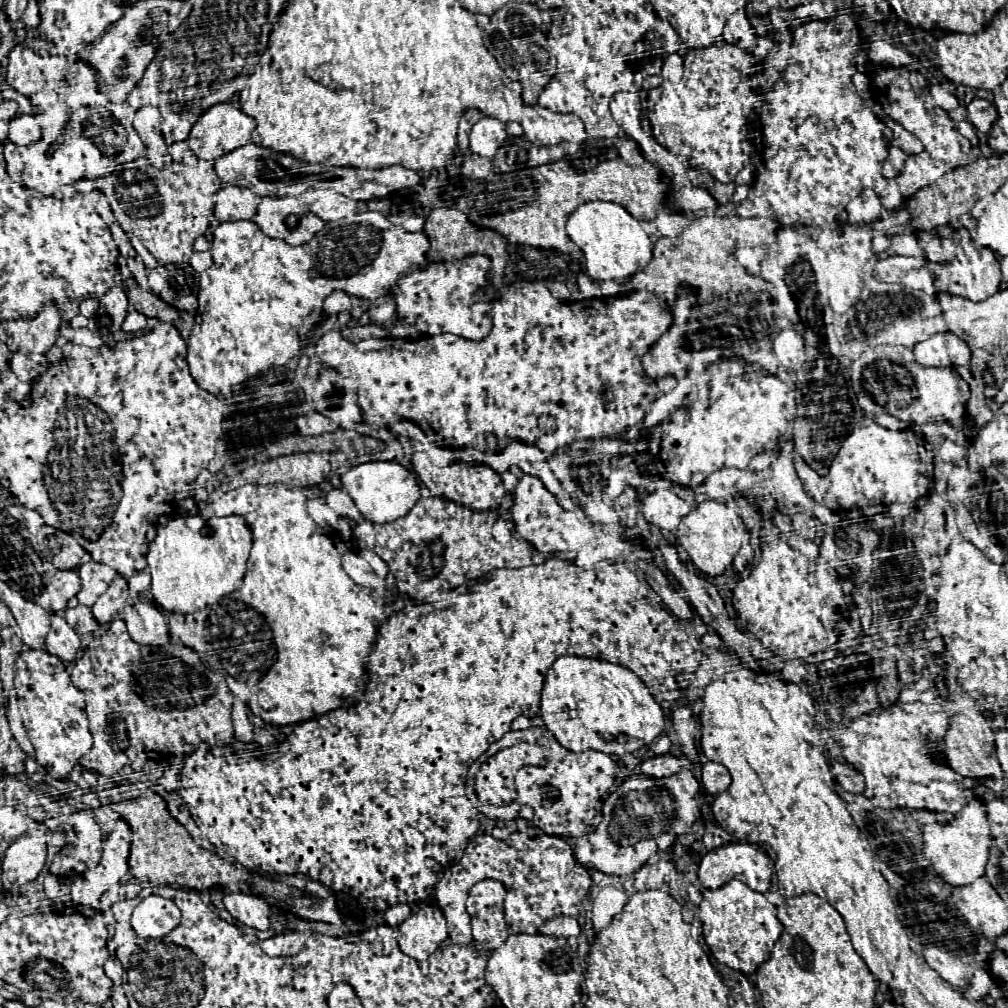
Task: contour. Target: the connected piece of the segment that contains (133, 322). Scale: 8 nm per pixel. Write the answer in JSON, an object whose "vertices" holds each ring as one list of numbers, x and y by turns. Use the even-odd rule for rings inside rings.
{"vertices":[[130,309,128,317,126,317,124,325,122,325,122,329,126,333,134,333,134,331,140,331,144,327,146,327,146,315,140,313,140,311,136,311,136,309]]}

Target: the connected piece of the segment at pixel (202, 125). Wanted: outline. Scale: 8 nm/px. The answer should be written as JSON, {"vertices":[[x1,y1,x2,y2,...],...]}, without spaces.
{"vertices":[[218,103,214,107,210,107,208,111,204,111,196,123,190,127,188,131,188,137,186,137,186,143,188,147,192,149,192,153,198,157,198,159,204,159,204,161,214,161,218,159,220,155,240,147,242,143,246,143,252,135,252,131,256,129,256,121,248,115,244,115,240,109,236,109,232,103]]}

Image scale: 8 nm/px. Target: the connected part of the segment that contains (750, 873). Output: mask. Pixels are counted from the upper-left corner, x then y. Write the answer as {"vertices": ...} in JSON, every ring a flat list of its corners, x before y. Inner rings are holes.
{"vertices":[[726,843,726,845,714,847,700,859,700,865,698,865,698,881,702,887,708,887,708,889,716,889,730,879,740,879,754,891,760,891,765,895,770,888,772,875,773,865,769,857,750,843]]}

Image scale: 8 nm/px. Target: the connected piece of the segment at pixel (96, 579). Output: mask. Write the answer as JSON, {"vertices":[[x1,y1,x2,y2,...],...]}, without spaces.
{"vertices":[[94,561,82,563,78,569,78,577,80,577,80,591,76,595,78,603,84,607,90,607,96,601,96,597,102,591,106,591,106,587,114,575,116,573,112,569,108,569,106,565,100,565]]}

